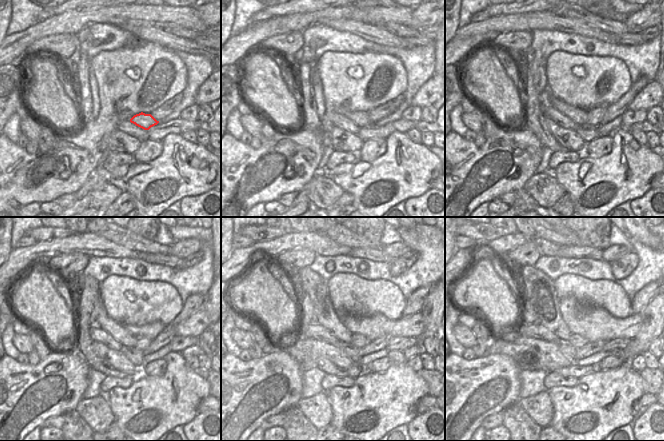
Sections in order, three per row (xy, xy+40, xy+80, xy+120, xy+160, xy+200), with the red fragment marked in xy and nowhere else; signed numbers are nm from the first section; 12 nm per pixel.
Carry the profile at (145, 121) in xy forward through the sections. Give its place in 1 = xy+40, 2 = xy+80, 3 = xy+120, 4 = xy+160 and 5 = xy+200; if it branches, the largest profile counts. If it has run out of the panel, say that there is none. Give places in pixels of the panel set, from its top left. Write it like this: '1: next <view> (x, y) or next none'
1: next xy+40 (361, 118)
2: next xy+80 (578, 115)
3: next xy+120 (91, 287)
4: next xy+160 (315, 288)
5: next xy+200 (539, 291)

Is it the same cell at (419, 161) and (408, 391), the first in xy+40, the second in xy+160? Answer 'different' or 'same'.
same

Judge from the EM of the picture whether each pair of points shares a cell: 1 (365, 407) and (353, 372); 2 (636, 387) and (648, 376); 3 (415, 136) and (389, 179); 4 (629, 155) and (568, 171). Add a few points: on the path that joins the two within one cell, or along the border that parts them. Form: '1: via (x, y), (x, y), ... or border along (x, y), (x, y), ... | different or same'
1: border along (358, 375), (354, 378) | different
2: border along (639, 372), (646, 391) | different
3: border along (405, 133), (414, 142), (421, 143) | different
4: via (614, 163), (591, 163), (583, 171) | same

